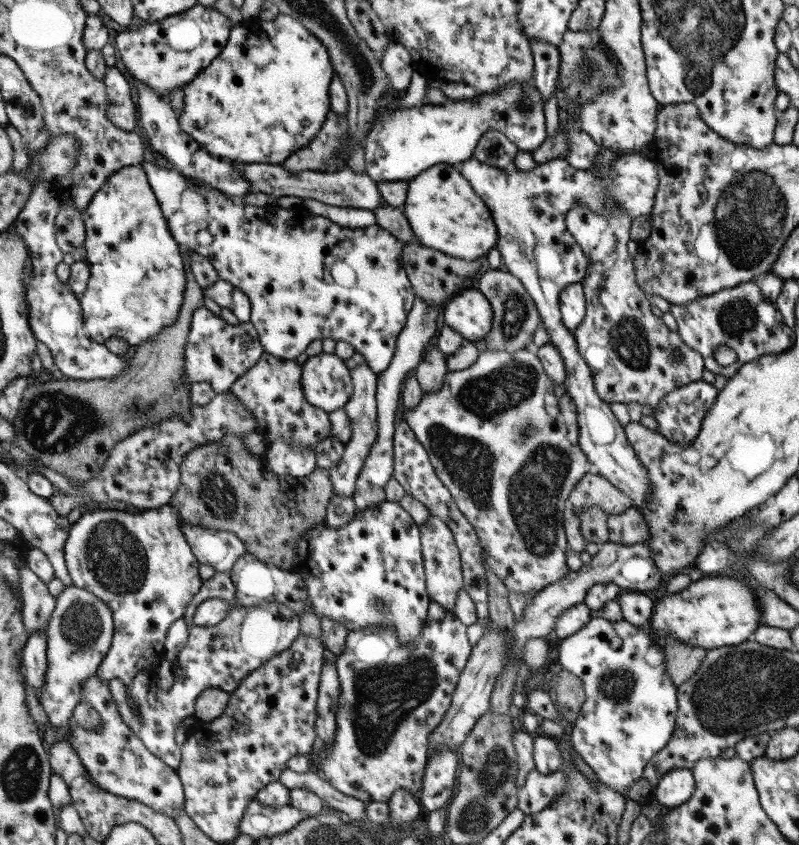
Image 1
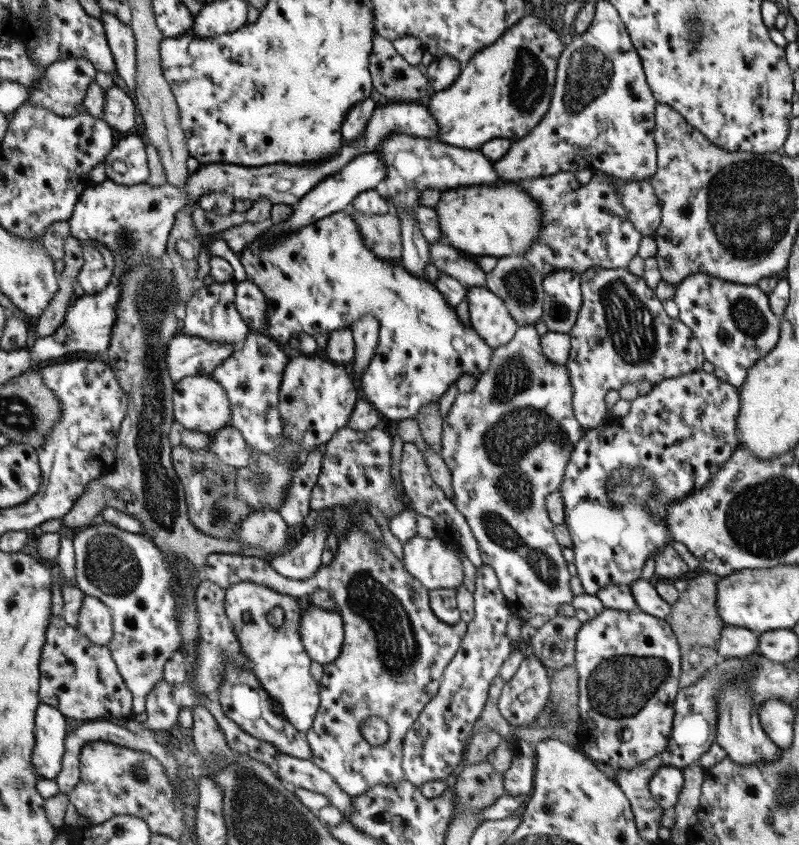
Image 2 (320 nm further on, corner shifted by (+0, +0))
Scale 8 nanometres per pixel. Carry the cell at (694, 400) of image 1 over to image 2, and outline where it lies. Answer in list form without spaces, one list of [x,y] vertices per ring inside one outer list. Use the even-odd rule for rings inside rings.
[[[703,370],[691,372],[677,378],[667,378],[656,382],[647,394],[637,395],[629,401],[629,411],[622,418],[616,418],[607,414],[609,419],[606,425],[600,429],[586,429],[581,438],[572,446],[569,458],[564,466],[563,478],[561,479],[558,491],[562,500],[564,525],[569,531],[571,539],[571,550],[574,554],[573,564],[575,565],[577,578],[580,580],[584,594],[595,596],[603,586],[631,585],[631,582],[641,578],[641,568],[647,558],[656,556],[656,552],[673,540],[671,534],[666,529],[666,506],[676,500],[691,494],[694,490],[699,490],[707,484],[712,474],[718,472],[719,467],[733,454],[738,447],[738,434],[736,433],[736,418],[740,407],[739,388],[727,381],[717,379],[713,374],[707,374]]]

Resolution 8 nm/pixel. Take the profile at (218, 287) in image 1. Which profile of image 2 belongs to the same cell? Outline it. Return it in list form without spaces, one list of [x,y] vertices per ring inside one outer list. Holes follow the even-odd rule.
[[[247,280],[234,281],[234,305],[236,311],[240,314],[241,320],[246,322],[246,325],[251,331],[263,333],[266,330],[267,311],[269,304],[264,297],[264,294],[253,284]]]

